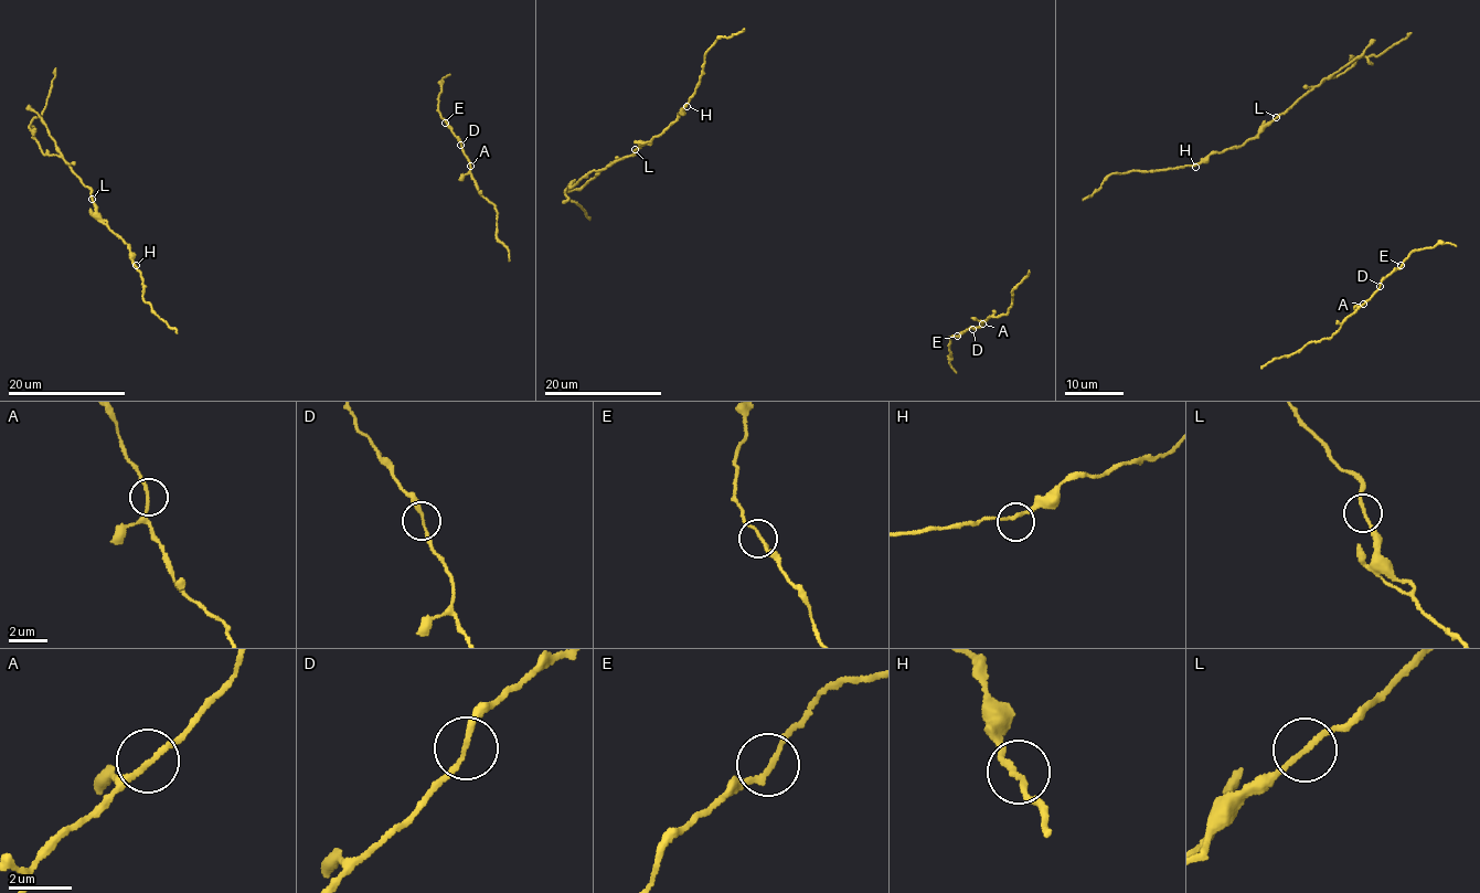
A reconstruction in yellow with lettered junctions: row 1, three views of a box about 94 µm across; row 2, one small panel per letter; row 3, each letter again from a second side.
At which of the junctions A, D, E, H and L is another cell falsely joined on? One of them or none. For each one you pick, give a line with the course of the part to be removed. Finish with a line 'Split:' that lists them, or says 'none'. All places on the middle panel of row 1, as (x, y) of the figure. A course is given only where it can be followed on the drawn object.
L: foreign part runs (635, 150), (603, 169), (589, 170), (565, 190), (566, 198), (584, 211), (589, 220)
Split: L

